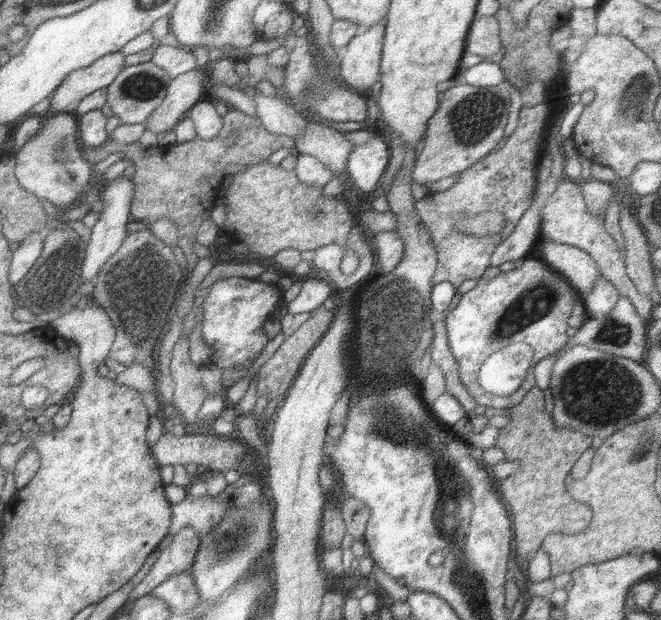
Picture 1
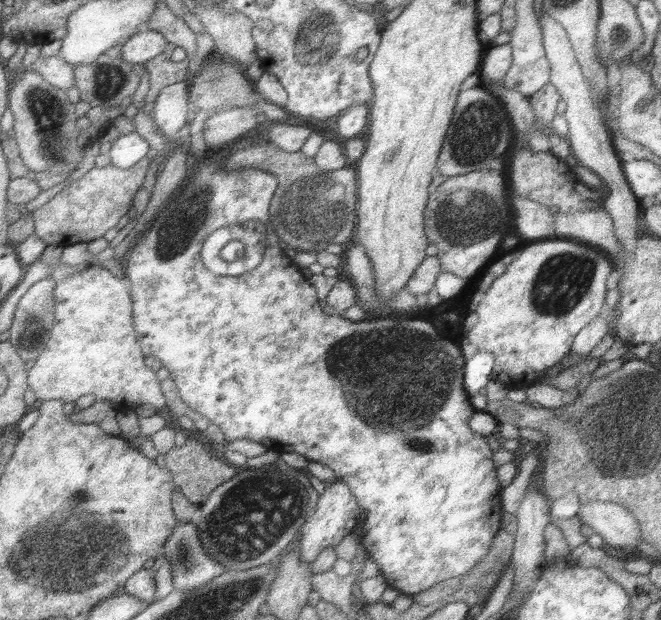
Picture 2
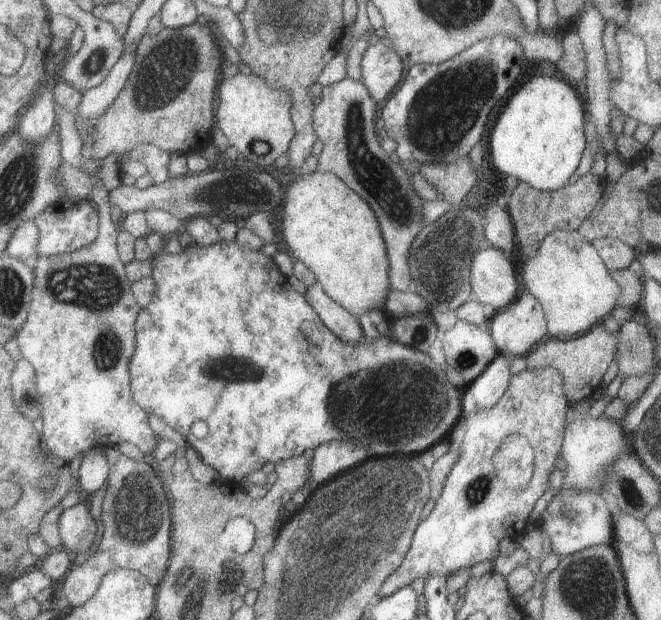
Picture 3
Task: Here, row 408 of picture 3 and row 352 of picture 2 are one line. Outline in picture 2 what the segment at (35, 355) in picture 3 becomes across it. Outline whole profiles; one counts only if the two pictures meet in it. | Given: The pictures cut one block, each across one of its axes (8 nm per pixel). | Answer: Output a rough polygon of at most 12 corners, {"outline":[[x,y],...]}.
{"outline":[[85,266],[55,284],[27,388],[165,406],[143,364],[127,278]]}

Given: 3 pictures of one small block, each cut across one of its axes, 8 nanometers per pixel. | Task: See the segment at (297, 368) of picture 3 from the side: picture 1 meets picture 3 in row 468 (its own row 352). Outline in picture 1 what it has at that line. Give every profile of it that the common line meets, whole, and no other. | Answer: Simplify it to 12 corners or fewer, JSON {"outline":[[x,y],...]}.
{"outline":[[275,278],[217,280],[201,306],[207,364],[241,370],[283,294]]}

